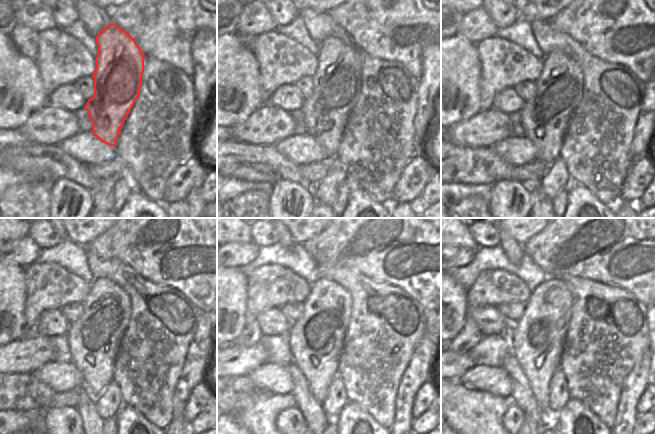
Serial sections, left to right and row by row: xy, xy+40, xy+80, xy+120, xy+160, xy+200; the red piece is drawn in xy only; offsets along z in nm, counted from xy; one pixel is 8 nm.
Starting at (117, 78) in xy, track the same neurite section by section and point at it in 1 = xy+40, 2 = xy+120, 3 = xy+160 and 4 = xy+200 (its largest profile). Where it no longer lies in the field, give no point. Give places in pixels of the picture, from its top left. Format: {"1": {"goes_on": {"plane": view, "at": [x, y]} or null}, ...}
{"1": {"goes_on": {"plane": "xy+40", "at": [338, 80]}}, "2": {"goes_on": {"plane": "xy+120", "at": [94, 339]}}, "3": {"goes_on": {"plane": "xy+160", "at": [316, 339]}}, "4": {"goes_on": {"plane": "xy+200", "at": [538, 337]}}}

